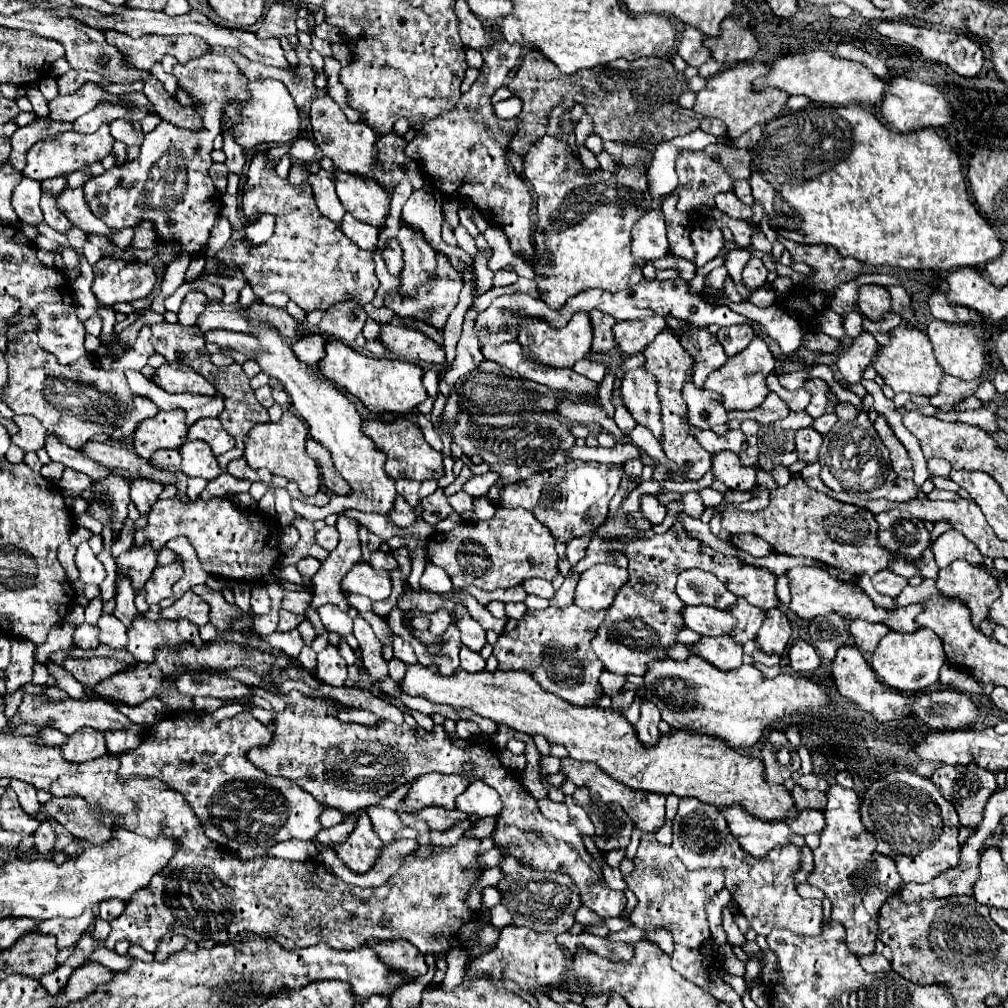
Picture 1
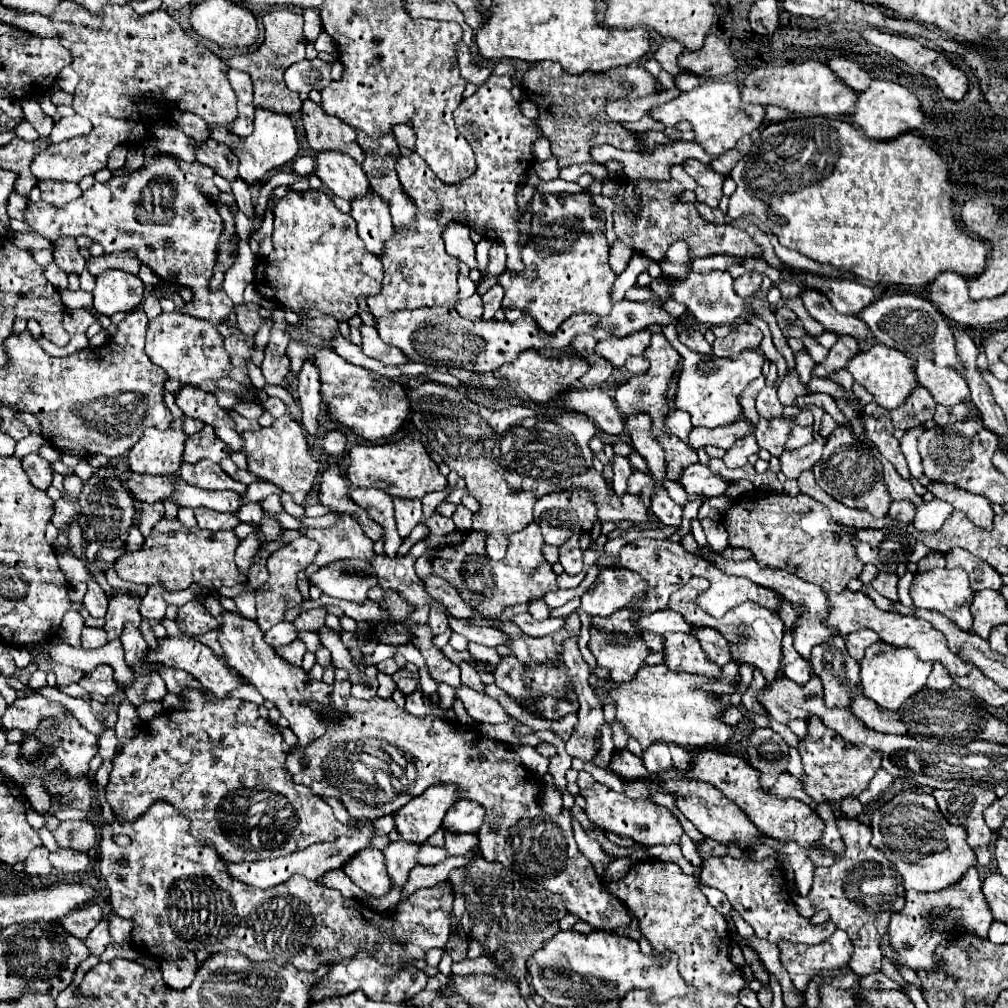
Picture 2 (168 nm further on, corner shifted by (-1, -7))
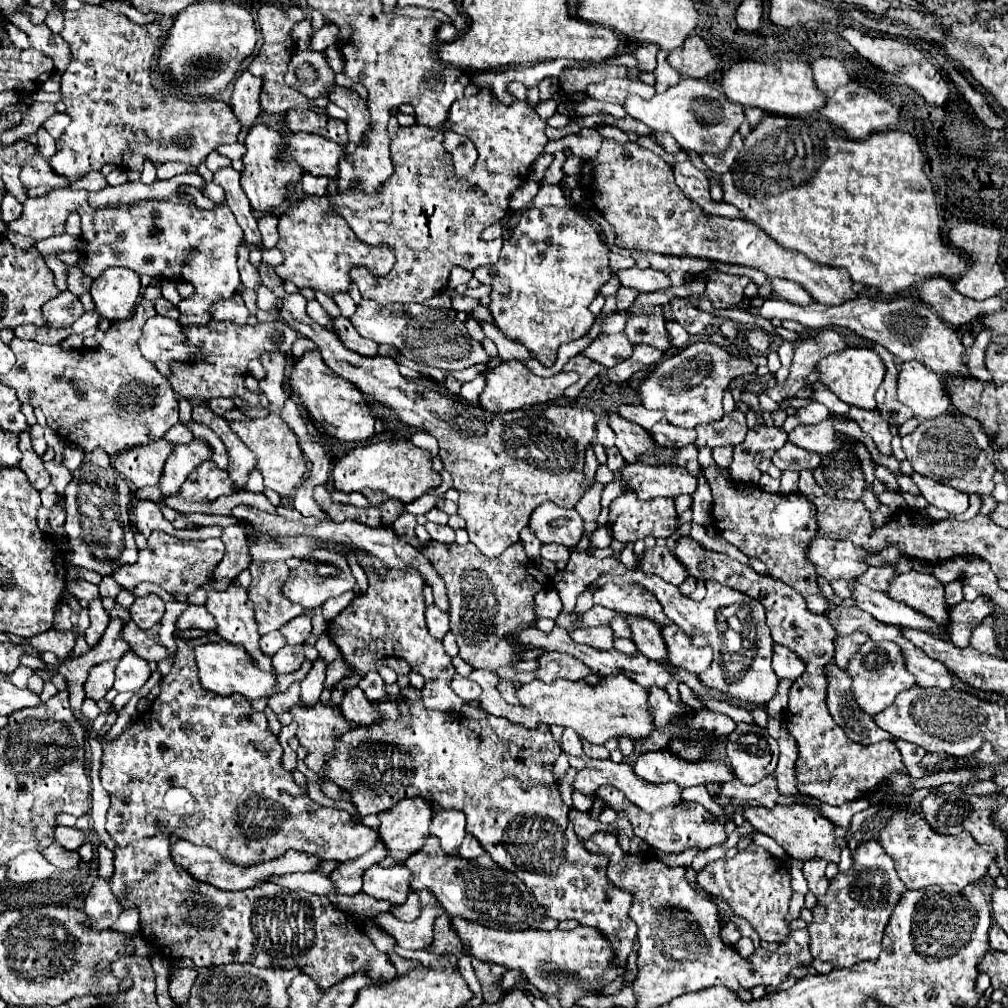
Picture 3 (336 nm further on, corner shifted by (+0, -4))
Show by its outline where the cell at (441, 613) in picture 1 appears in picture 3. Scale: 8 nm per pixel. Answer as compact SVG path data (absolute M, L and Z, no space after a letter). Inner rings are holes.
M429 605L425 617L427 617L429 633L437 639L443 639L443 635L449 631L449 615L443 613L437 605Z

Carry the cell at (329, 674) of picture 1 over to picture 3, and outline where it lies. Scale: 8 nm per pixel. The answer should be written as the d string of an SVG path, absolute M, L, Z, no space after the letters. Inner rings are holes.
M359 687L345 689L341 711L345 713L345 717L349 717L349 721L357 725L371 725L377 719L377 709L369 709L369 699Z

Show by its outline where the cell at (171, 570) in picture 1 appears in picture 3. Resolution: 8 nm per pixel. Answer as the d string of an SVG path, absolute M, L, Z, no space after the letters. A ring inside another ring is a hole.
M151 593L145 597L135 599L135 603L129 609L131 619L141 627L141 629L151 629L153 625L157 625L165 613L165 603L159 595Z

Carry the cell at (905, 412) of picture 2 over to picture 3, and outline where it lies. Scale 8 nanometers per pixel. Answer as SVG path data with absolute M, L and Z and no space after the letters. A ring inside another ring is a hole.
M881 345L873 347L881 359L885 361L885 367L887 367L887 375L885 375L885 381L883 385L879 387L879 391L875 393L875 399L877 399L877 407L881 411L881 415L889 421L889 425L903 425L903 421L907 421L911 417L909 409L905 409L895 397L897 397L897 367L895 367L895 357L883 349Z

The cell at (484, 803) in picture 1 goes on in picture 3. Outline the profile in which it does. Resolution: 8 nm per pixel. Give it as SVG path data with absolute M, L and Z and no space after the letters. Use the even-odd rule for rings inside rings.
M441 809L435 813L429 831L431 835L439 837L441 847L447 855L457 855L457 847L465 837L465 813L459 809Z

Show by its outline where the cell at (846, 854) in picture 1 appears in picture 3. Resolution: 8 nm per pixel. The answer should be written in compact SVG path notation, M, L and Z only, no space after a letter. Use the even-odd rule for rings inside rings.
M877 841L859 843L853 855L853 869L857 873L837 873L829 879L827 893L821 895L811 909L813 923L807 927L813 959L829 961L837 969L853 967L861 961L875 961L879 957L883 929L897 901L907 891L897 877L893 859Z

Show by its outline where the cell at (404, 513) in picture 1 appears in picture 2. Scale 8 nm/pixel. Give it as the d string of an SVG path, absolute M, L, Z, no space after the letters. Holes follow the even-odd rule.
M350 488L348 492L350 500L354 500L356 504L360 504L360 508L364 508L372 520L376 520L382 528L384 528L384 552L394 558L398 554L398 548L402 544L402 538L396 532L396 522L394 522L394 504L392 498L386 496L384 492L372 490L372 488Z

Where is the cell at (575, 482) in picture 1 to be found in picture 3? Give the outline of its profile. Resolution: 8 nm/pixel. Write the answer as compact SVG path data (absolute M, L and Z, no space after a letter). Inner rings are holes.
M551 501L539 505L529 517L529 527L541 543L563 543L567 547L575 547L579 543L583 525L585 521L575 509L561 509Z

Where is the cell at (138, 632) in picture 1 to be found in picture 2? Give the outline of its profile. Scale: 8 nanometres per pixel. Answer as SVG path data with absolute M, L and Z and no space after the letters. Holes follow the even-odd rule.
M164 638L164 640L158 640L158 648L156 650L150 650L146 654L146 660L150 664L164 664L164 666L172 666L172 668L180 668L180 670L186 670L188 674L192 674L202 686L204 690L208 690L210 694L214 694L216 698L224 698L228 696L230 692L234 692L242 682L244 678L238 676L232 668L228 668L228 664L218 656L214 654L208 646L200 644L198 640L194 638Z

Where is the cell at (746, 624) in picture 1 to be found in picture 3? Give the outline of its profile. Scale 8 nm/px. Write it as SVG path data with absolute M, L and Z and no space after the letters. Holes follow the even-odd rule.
M677 625L663 627L661 635L667 643L667 661L671 665L687 669L689 673L703 673L709 669L713 661L713 651L709 647L695 649L695 645L689 641L689 637L685 637L685 633L681 633L681 629L677 629Z

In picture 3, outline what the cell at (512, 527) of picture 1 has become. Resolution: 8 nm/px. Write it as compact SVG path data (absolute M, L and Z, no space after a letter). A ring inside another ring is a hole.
M435 541L423 551L423 555L445 581L451 603L451 631L457 637L463 661L467 661L473 669L493 671L497 667L511 665L519 649L511 647L505 635L533 625L537 617L527 615L527 607L533 603L533 595L549 583L549 577L541 571L541 567L525 555L521 541L511 545L501 557L487 559L481 569L469 569L469 545L439 545Z

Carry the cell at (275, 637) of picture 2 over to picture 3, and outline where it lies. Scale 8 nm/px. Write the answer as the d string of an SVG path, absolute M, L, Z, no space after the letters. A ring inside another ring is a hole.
M273 631L273 633L261 637L261 649L263 649L267 655L277 653L283 645L285 645L285 637L283 637L281 631Z

